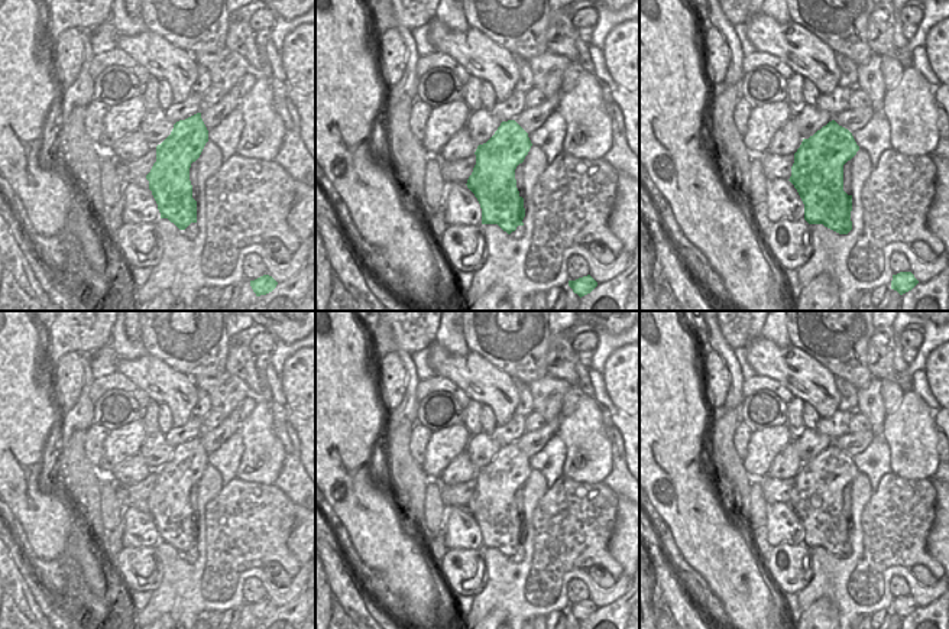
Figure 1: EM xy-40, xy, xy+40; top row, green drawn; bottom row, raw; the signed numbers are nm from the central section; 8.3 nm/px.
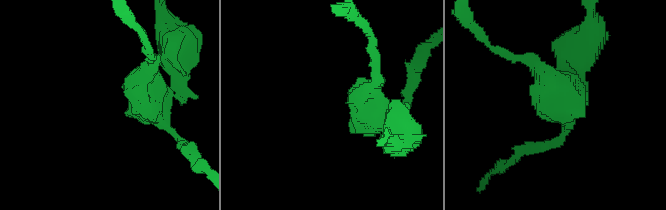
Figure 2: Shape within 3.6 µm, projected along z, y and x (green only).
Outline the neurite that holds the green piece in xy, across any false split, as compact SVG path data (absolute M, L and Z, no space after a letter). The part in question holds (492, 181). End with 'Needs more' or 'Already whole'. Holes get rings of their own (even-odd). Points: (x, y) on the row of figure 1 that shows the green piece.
M515 120L502 121L495 134L477 146L476 165L466 185L480 204L482 224L498 224L508 234L524 226L524 198L516 188L515 169L524 162L531 146L528 133Z. Already whole

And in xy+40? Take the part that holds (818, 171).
M835 120L803 139L788 181L804 204L809 224L823 224L839 234L852 230L852 195L843 191L843 165L858 150L852 133Z. Already whole

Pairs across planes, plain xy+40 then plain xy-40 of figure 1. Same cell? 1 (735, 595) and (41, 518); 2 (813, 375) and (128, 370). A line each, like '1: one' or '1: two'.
1: one
2: one

